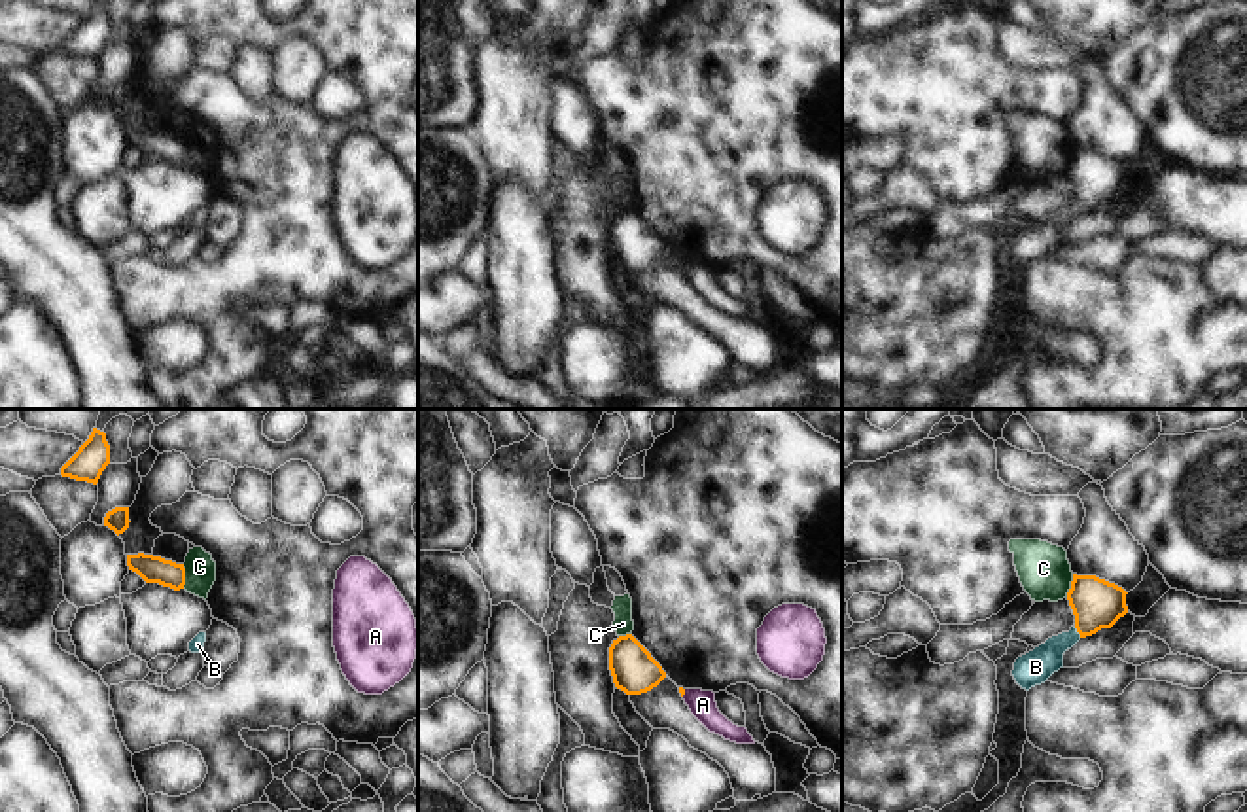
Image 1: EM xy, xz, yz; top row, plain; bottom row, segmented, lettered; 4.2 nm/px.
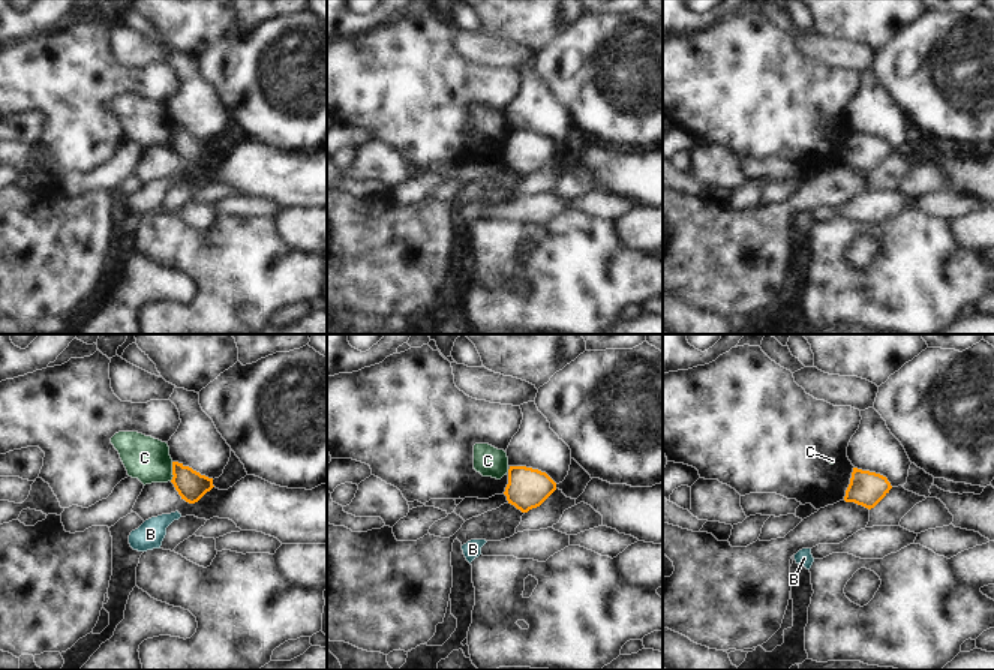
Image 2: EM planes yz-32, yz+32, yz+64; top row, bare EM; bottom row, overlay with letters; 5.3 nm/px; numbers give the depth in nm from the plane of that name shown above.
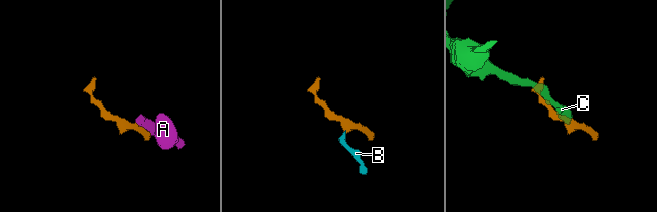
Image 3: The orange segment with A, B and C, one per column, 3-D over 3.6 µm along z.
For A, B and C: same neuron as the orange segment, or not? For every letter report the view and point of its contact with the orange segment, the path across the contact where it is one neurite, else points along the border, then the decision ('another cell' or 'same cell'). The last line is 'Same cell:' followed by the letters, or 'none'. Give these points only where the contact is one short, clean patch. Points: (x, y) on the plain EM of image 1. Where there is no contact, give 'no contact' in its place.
A: meets orange in xz at (684, 269); border along xz (685, 265), (682, 271); another cell
B: meets orange in yz at (1077, 207); runs through yz (1096, 180), (1077, 207), (1036, 243); same cell
C: meets orange in xy at (184, 152); border along xy (182, 141), (184, 163); another cell
Same cell: B

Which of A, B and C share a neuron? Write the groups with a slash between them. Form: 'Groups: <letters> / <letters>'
Groups: A / B / C.

